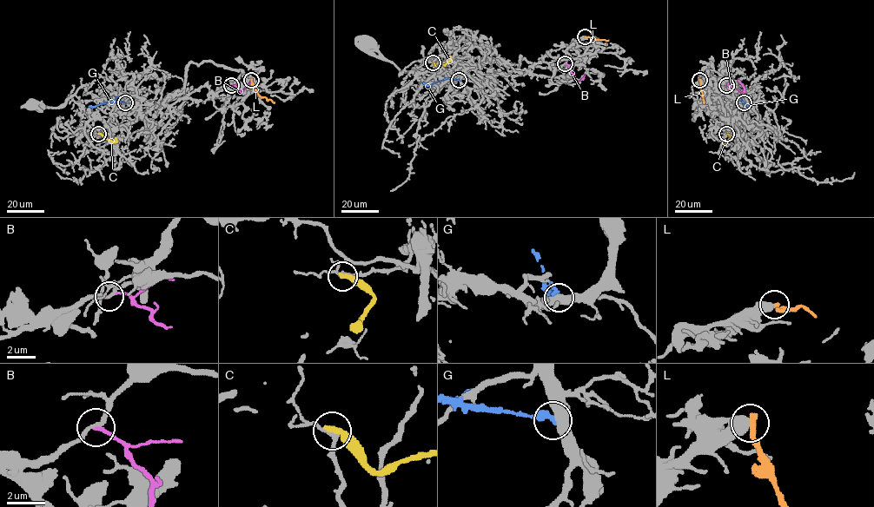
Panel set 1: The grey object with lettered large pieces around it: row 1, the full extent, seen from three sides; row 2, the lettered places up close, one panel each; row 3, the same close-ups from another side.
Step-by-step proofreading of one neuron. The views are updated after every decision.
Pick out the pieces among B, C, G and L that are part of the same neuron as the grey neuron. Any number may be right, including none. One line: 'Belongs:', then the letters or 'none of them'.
Belongs: B

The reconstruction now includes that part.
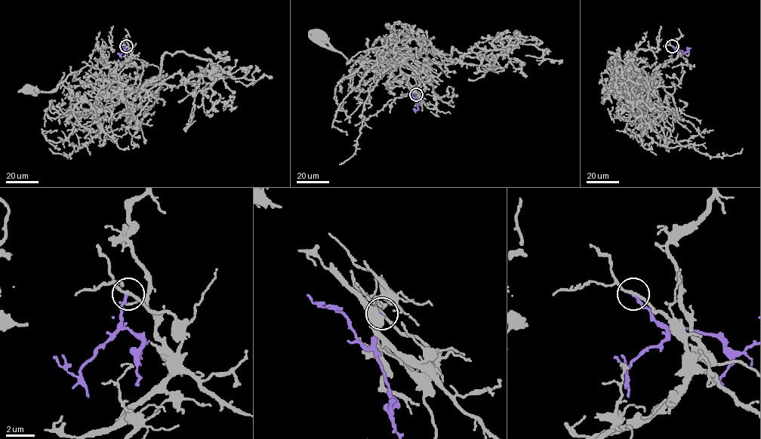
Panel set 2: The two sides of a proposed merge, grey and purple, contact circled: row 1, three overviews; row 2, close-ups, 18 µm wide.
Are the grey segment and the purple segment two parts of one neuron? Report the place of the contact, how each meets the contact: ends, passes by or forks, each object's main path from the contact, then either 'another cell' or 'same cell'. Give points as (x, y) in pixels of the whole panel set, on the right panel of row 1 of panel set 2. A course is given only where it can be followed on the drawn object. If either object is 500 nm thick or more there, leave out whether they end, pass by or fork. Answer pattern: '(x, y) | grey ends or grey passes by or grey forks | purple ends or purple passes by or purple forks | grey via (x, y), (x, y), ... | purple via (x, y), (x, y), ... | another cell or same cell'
(672, 46) | grey passes by | purple ends | grey via (672, 46), (678, 56), (653, 71), (650, 87), (630, 92), (648, 78), (640, 72), (631, 92), (616, 87) | purple via (672, 46), (683, 53), (688, 49), (687, 47) | another cell

